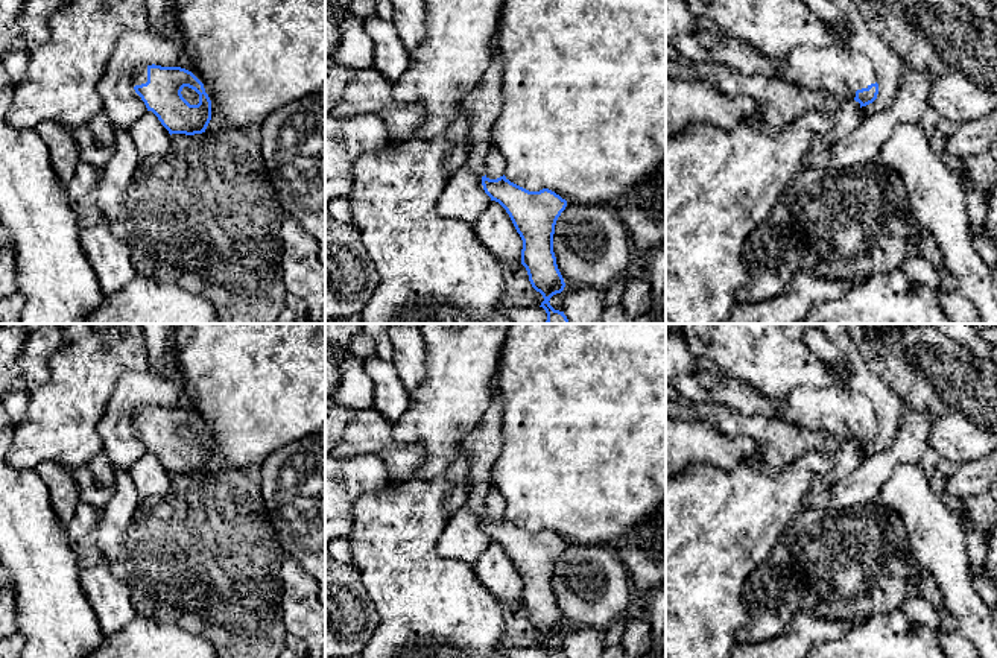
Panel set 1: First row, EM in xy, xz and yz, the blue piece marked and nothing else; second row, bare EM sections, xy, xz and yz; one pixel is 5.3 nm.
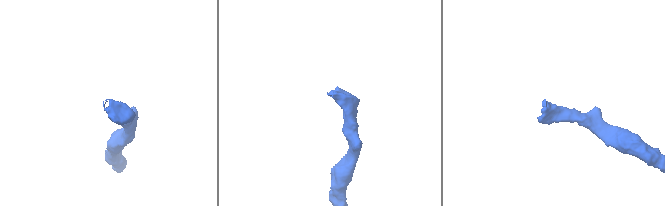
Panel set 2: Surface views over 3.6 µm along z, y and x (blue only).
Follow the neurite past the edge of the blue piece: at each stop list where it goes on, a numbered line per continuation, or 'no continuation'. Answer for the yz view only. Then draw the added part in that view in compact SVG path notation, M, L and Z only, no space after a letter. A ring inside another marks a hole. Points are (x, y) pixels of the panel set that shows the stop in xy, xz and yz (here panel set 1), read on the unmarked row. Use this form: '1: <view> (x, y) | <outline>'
1: yz (836, 411) | M666 331L666 384L676 389L688 403L725 404L743 415L764 415L781 421L790 421L795 427L827 433L839 439L854 439L856 432L877 422L872 404L860 394L848 388L798 386L789 397L777 403L743 381L725 375L711 360L693 356L681 333Z

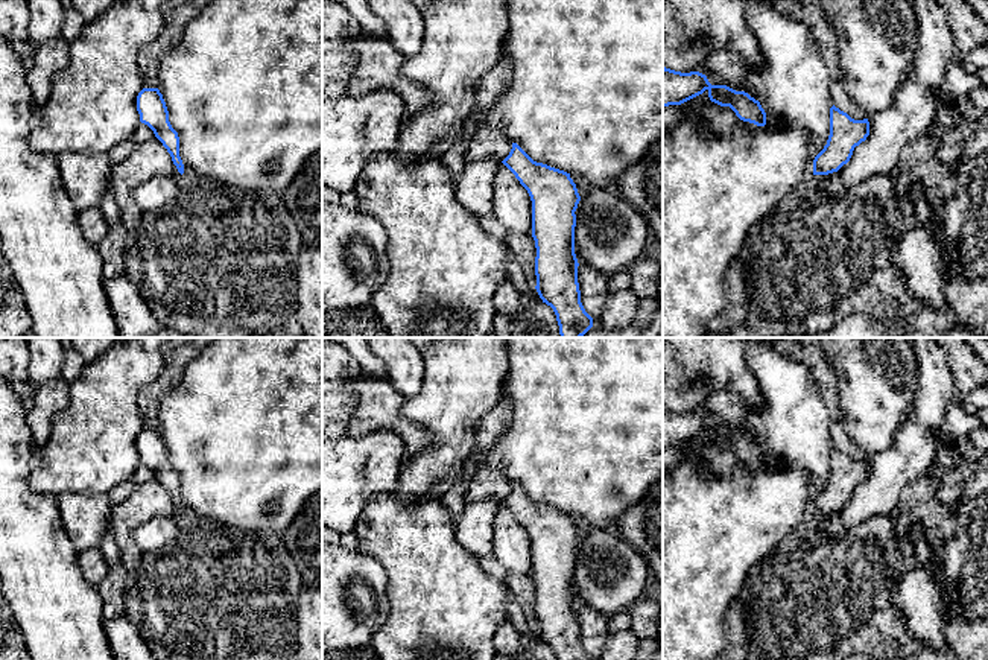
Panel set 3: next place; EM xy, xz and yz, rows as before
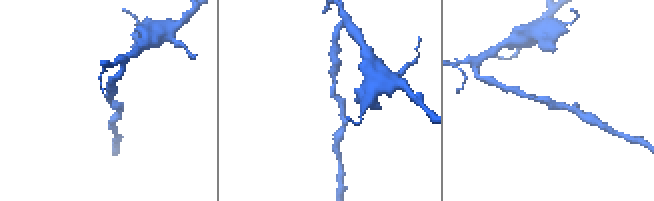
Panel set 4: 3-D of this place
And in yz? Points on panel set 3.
no continuation

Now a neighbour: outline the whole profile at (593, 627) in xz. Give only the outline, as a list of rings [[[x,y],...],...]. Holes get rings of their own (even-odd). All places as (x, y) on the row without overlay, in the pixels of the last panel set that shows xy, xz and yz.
[[[578,607],[578,624],[581,631],[581,643],[591,658],[603,655],[608,631],[608,616],[590,610],[588,607]]]

